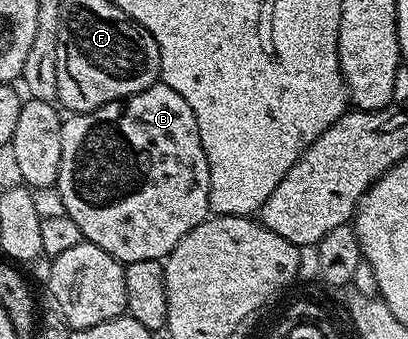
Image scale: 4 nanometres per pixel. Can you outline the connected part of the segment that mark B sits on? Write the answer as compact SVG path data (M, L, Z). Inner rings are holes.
M162 82L150 84L145 90L141 90L132 96L126 96L123 100L114 100L105 106L101 106L92 112L81 112L71 114L62 121L61 130L61 164L60 174L57 183L57 191L66 219L71 219L75 223L75 228L80 232L82 239L89 244L101 246L101 250L109 253L114 260L126 266L133 262L145 262L146 260L162 261L197 226L202 220L209 216L209 162L205 158L205 150L201 146L201 134L197 130L197 118L193 118L193 110L189 110L189 102L177 94L169 85Z

